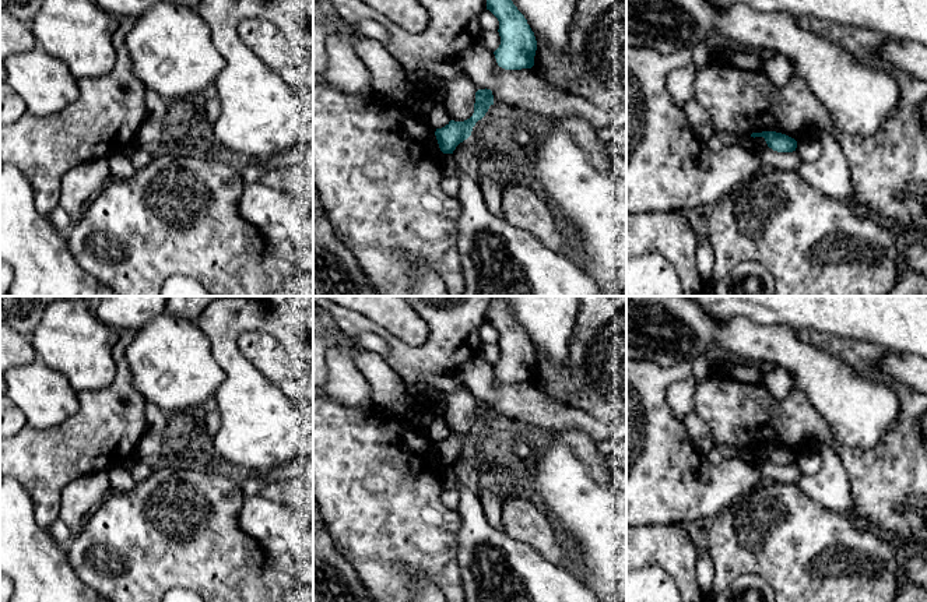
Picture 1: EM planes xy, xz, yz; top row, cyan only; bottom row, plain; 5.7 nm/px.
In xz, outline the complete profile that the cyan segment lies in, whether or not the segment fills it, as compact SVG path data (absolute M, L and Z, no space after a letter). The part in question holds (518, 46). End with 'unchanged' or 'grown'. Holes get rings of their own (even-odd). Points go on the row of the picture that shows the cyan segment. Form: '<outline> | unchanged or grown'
M487 0L499 21L501 45L494 52L496 63L505 70L531 68L537 50L534 32L512 0Z | unchanged

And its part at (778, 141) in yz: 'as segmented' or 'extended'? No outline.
as segmented

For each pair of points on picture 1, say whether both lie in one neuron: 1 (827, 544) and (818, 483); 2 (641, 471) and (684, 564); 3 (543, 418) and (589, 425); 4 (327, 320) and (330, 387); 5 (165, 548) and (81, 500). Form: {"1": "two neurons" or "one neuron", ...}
{"1": "two neurons", "2": "two neurons", "3": "one neuron", "4": "one neuron", "5": "two neurons"}

